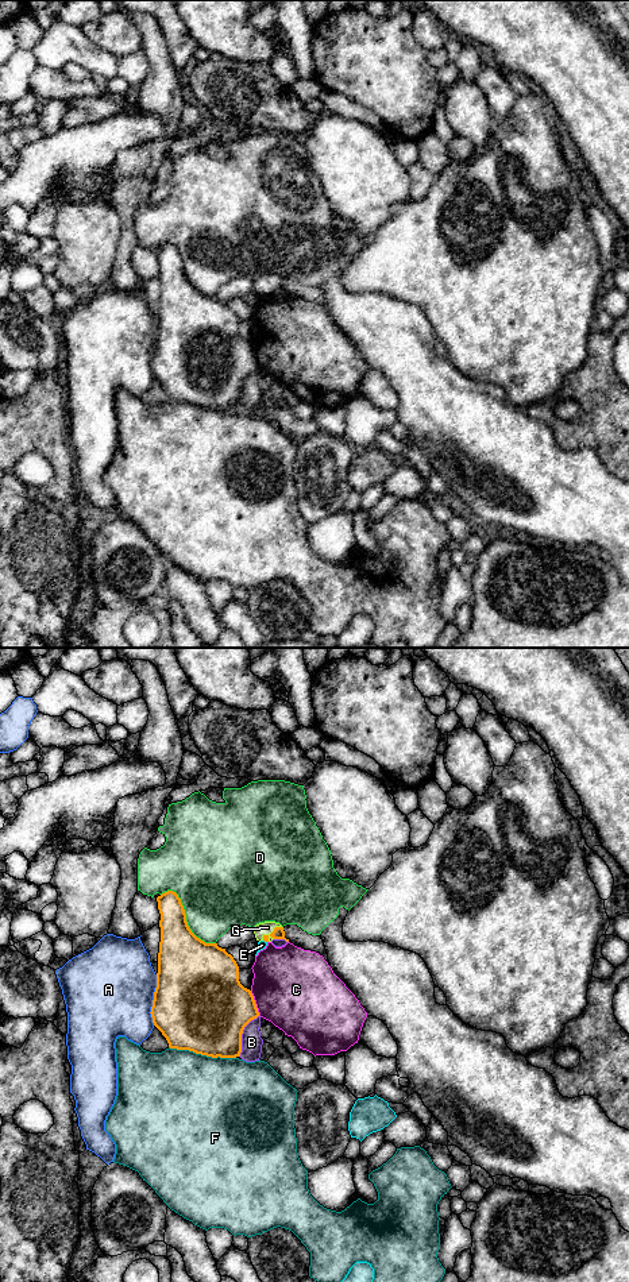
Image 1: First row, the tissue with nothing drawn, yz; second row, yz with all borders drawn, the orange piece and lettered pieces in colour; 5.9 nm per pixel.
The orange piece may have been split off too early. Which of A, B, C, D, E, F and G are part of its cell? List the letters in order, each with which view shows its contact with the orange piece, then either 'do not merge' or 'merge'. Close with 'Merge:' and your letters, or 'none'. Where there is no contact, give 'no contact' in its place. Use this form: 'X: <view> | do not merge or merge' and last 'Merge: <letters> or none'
A: yz | do not merge
B: yz | do not merge
C: yz | do not merge
D: yz | do not merge
E: yz | do not merge
F: yz | do not merge
G: yz | merge
Merge: G

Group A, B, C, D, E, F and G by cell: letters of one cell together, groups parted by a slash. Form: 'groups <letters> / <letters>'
groups A / B / C / D / E / F / G

